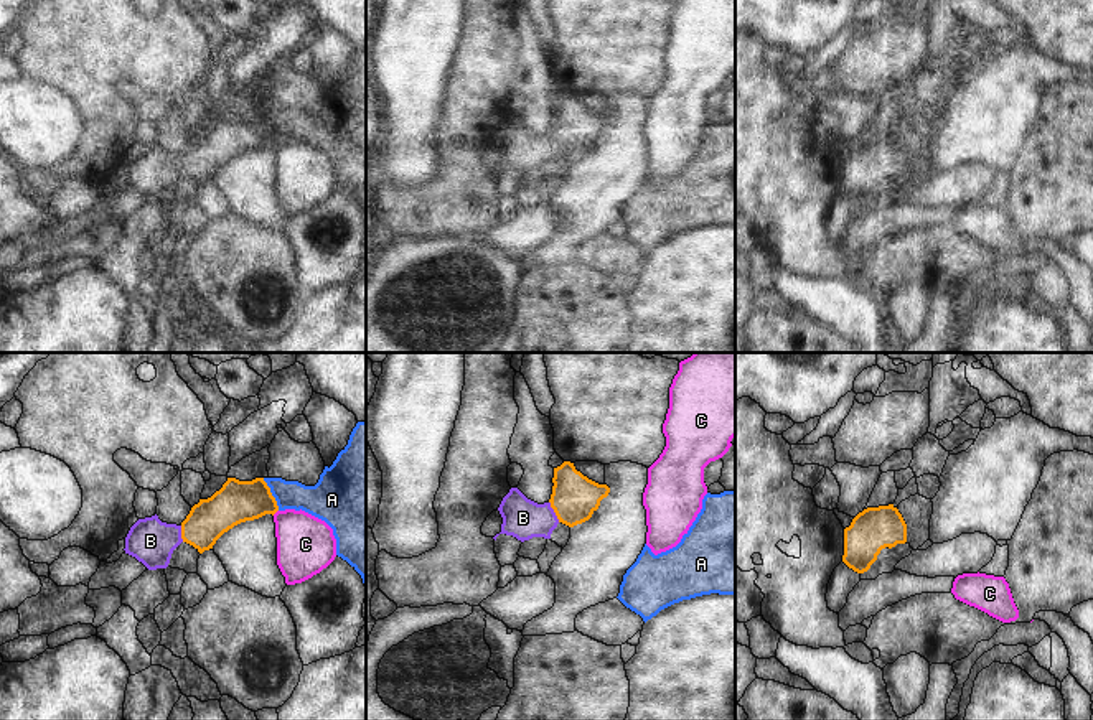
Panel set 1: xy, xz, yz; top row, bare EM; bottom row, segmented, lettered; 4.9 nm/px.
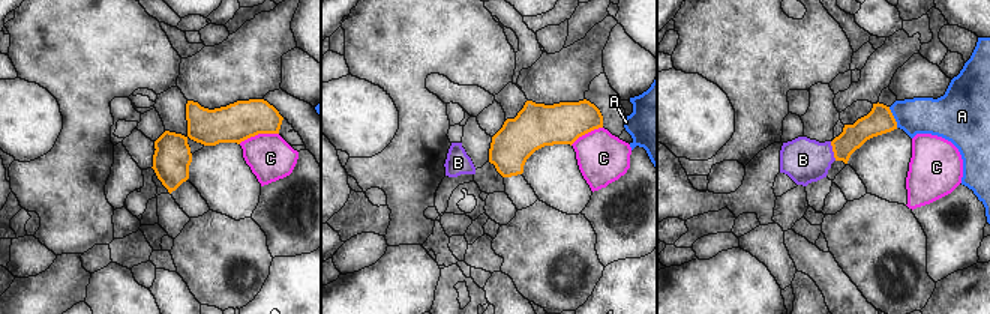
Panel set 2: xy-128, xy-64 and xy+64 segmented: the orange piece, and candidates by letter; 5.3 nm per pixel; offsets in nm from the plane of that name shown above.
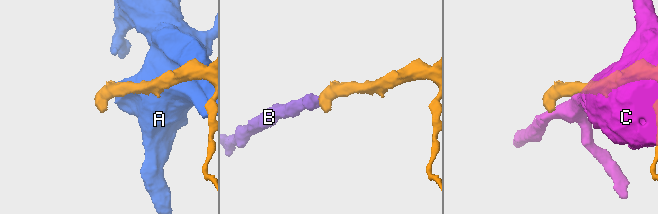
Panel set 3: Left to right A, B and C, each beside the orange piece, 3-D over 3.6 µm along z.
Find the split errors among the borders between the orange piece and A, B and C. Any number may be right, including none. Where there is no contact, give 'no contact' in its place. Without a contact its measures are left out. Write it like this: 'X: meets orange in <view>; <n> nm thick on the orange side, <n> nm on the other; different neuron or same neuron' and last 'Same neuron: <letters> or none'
A: meets orange in xy; 200 nm thick on the orange side, 160 nm on the other; different neuron
B: meets orange in xz; 220 nm thick on the orange side, 190 nm on the other; same neuron
C: meets orange in xy; 200 nm thick on the orange side, 280 nm on the other; different neuron
Same neuron: B

